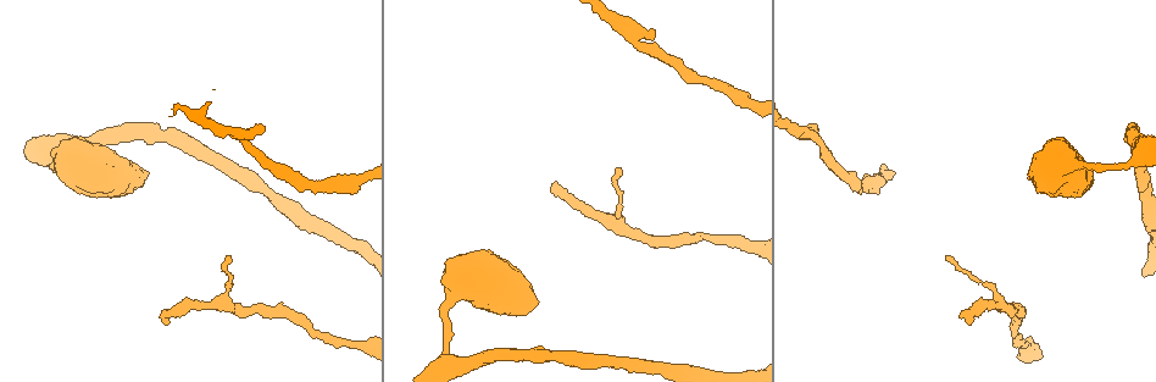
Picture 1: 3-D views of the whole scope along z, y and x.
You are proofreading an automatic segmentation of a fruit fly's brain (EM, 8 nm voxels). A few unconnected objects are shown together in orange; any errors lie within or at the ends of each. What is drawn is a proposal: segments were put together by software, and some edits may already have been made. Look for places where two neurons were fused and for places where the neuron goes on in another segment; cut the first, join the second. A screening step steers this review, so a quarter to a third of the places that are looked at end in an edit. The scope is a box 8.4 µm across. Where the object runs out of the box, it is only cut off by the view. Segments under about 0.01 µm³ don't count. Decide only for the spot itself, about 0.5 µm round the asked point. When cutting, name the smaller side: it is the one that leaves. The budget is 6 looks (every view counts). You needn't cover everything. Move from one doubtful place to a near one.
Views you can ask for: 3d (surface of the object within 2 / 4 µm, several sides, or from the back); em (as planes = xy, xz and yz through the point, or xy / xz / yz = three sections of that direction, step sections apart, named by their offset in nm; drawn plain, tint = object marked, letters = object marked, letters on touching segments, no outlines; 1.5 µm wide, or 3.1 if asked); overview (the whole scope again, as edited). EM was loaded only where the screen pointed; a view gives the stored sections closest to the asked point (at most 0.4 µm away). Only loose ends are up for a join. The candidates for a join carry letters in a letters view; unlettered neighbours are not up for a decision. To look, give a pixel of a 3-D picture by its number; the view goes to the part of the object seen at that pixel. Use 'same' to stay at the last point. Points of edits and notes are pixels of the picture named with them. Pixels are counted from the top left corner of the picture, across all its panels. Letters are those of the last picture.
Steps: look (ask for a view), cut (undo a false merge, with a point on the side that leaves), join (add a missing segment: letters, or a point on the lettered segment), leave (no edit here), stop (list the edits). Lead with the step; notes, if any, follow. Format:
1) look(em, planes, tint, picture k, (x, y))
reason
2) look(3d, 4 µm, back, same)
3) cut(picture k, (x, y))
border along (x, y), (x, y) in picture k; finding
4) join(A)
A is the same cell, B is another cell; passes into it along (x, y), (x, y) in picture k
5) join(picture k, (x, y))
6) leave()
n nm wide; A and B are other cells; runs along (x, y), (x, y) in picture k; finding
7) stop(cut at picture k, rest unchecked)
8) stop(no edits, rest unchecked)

look(3d, 4 µm, picture 1, (1141, 159))
narrows sharply

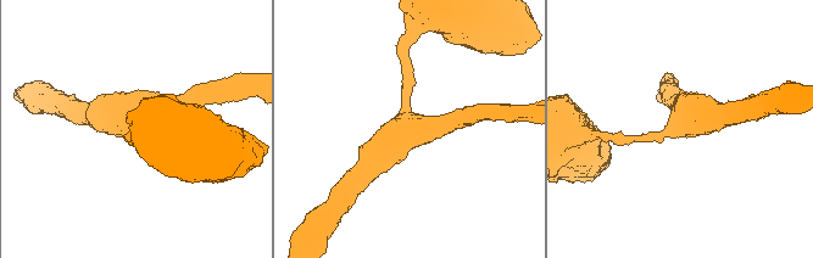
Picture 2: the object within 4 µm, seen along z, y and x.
look(em, xz, step 4, plain, picture 2, (412, 121))
now the EM

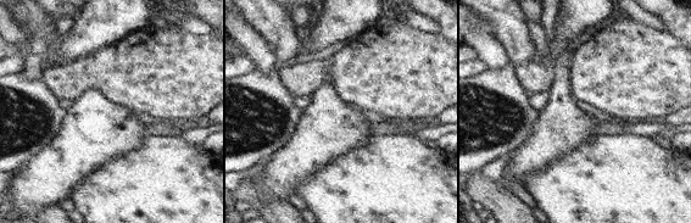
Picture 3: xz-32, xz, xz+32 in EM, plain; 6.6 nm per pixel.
look(em, xz, step 4, letters, same)

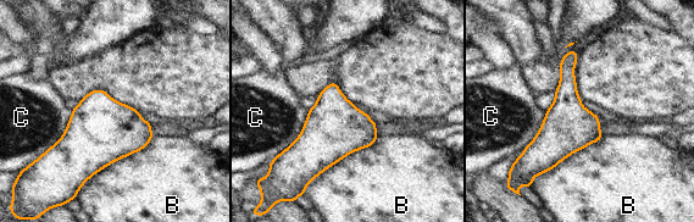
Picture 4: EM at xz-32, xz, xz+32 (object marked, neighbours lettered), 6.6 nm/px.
leave()
B and C are other cells; border along (156, 136), (78, 189) in picture 4; continuous, no second neuron

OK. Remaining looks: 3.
look(em, planes, letters, picture 1, (621, 167))
branch stops here

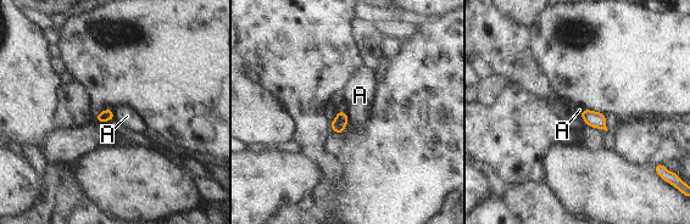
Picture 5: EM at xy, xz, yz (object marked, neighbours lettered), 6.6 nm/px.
leave()
80 nm wide; A touches over 80 nm; A is another cell; none of them fits

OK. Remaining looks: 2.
stop(no edits, rest unchecked)

